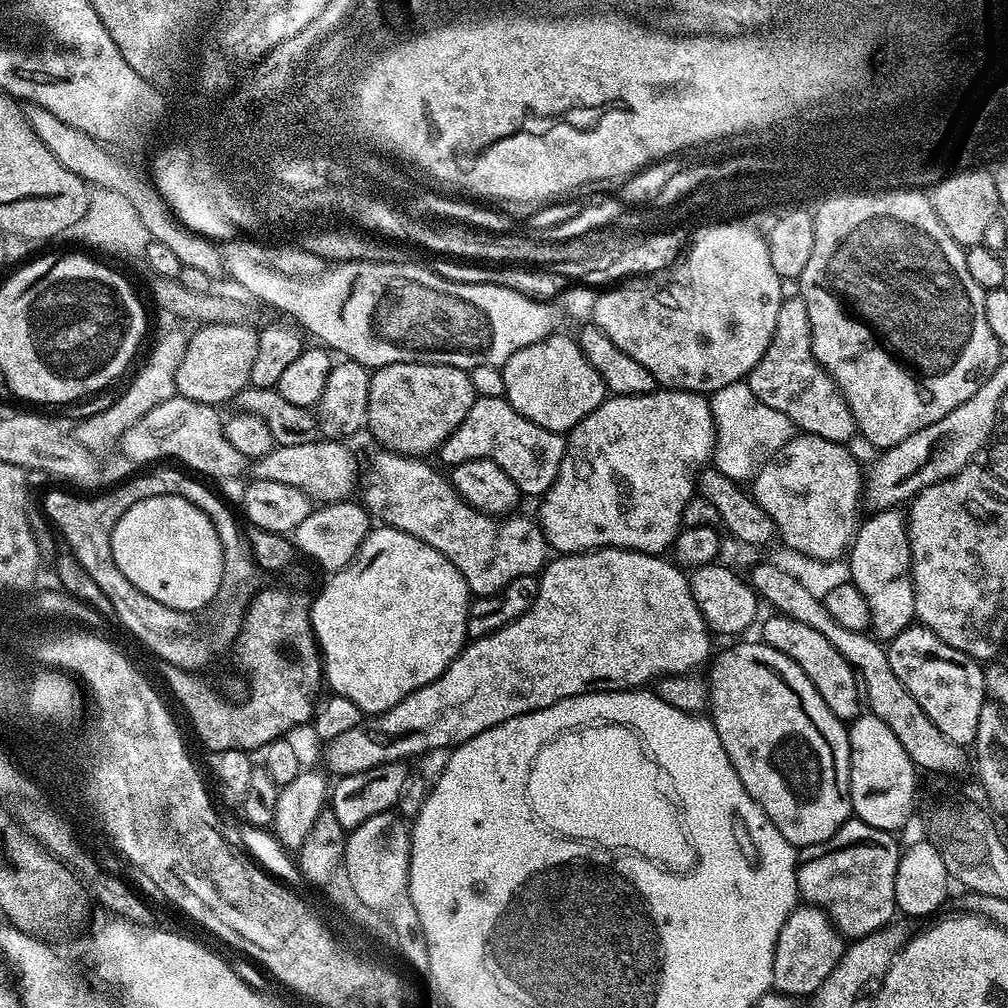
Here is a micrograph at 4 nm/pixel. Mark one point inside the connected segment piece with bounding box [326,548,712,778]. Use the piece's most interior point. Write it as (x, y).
(641, 622)

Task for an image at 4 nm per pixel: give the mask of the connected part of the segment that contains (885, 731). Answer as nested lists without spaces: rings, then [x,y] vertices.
[[[861,714],[856,720],[847,725],[848,741],[850,742],[850,794],[852,795],[852,810],[855,819],[866,822],[871,828],[883,832],[899,833],[899,828],[908,824],[912,811],[916,808],[916,768],[917,761],[910,758],[910,754],[898,742],[894,730],[882,722],[882,718],[871,714]]]

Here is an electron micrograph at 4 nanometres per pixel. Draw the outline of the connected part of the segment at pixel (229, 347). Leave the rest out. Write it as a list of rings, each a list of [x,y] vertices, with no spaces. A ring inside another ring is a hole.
[[[243,322],[235,324],[206,324],[197,327],[193,336],[187,337],[184,345],[182,360],[178,362],[176,374],[176,391],[181,396],[190,398],[194,402],[202,402],[213,406],[221,406],[227,402],[235,401],[236,395],[243,388],[249,387],[251,365],[254,362],[255,354],[258,350],[258,332],[254,327],[247,328]]]

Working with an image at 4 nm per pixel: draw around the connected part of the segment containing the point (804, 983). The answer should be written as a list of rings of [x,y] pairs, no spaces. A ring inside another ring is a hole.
[[[811,906],[793,907],[790,918],[784,919],[782,934],[778,934],[774,966],[770,973],[771,987],[787,996],[811,997],[822,986],[822,982],[830,978],[830,970],[838,966],[845,947],[845,937],[832,927],[832,921],[822,909]]]

